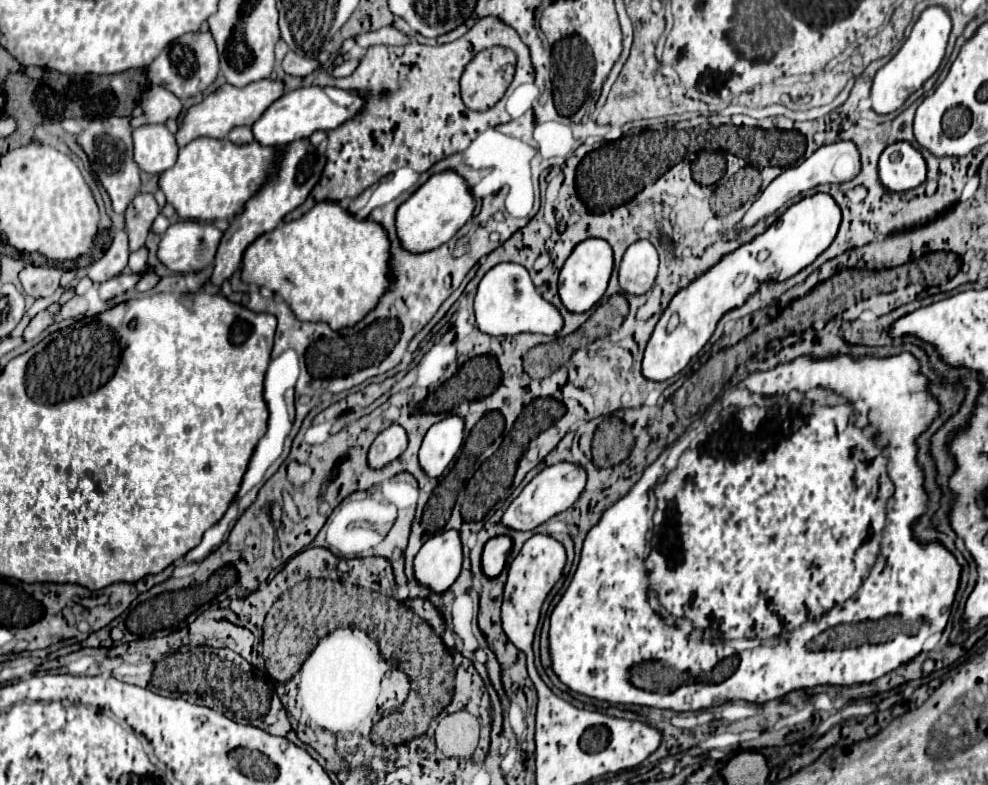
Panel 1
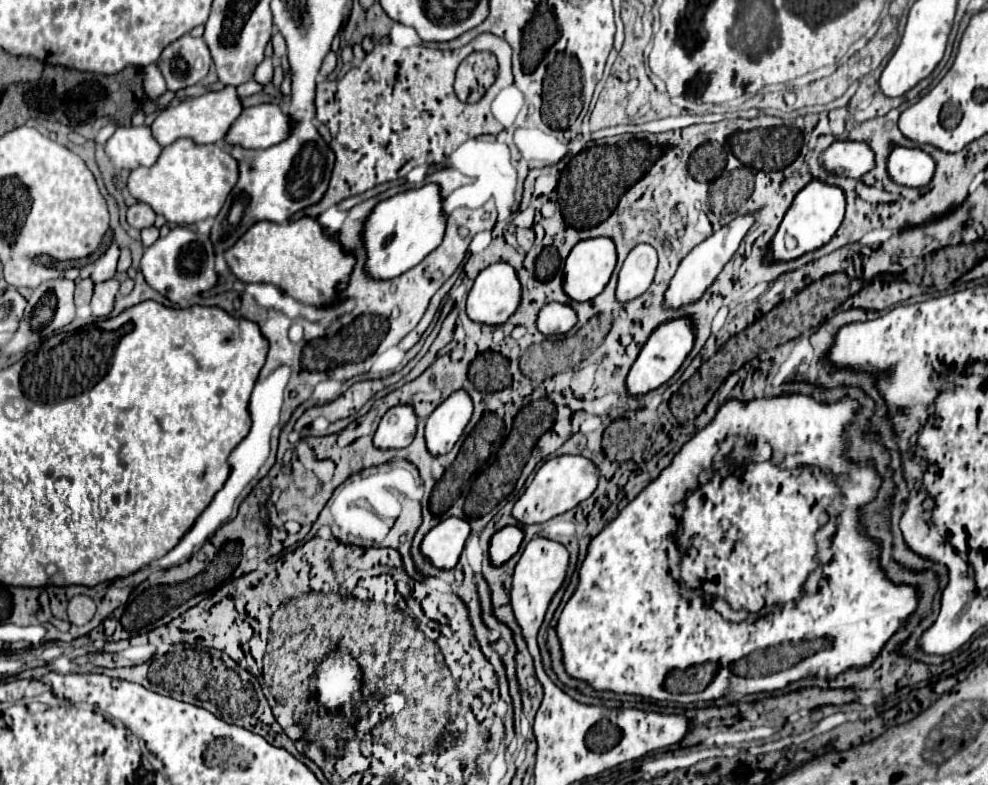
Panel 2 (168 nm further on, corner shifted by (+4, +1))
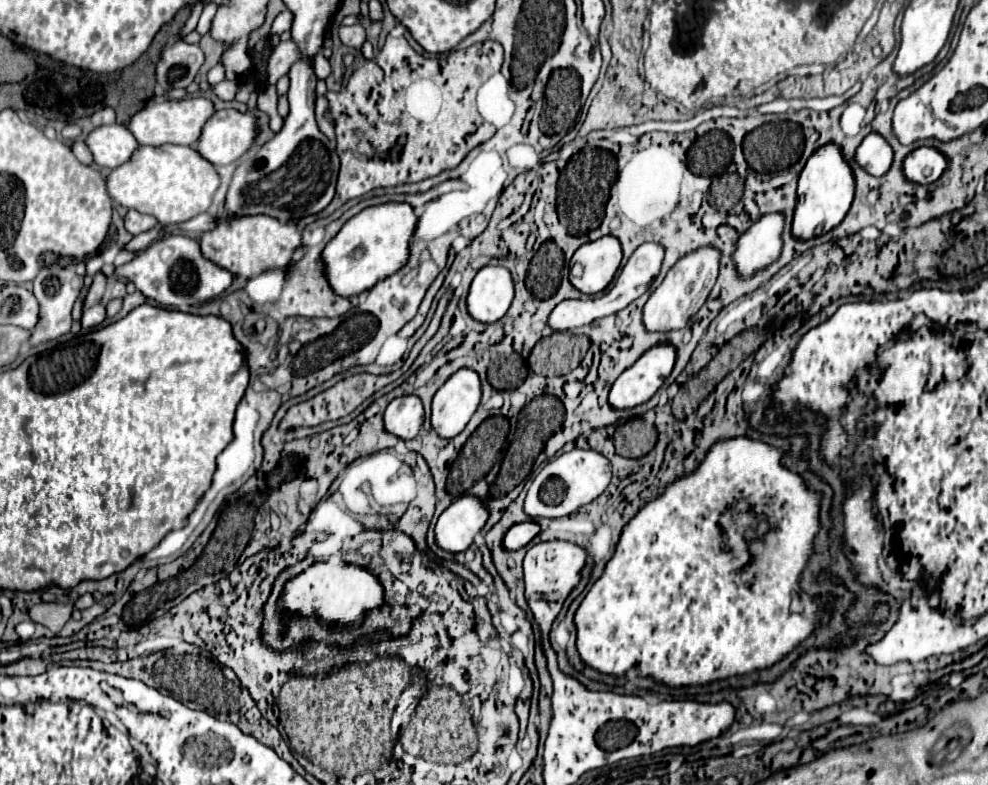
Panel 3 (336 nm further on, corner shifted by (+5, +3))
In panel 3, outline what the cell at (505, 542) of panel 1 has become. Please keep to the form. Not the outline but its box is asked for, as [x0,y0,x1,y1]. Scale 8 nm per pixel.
[503,521,541,551]

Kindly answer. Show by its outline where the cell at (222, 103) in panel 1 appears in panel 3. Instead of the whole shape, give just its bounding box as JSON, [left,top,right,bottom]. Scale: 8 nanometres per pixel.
[127,97,213,145]

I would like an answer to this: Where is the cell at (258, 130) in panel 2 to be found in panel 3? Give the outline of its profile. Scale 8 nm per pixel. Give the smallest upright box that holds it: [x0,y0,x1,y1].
[195,109,255,165]

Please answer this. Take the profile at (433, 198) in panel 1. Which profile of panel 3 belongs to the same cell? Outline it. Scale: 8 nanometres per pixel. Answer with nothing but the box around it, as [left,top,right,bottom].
[321,203,417,297]

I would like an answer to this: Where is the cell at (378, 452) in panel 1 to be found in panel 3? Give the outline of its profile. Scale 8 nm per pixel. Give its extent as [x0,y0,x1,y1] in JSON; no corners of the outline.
[385,395,425,439]

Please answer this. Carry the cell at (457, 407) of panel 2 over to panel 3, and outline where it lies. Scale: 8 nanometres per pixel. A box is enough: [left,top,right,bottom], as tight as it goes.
[431,369,481,439]

